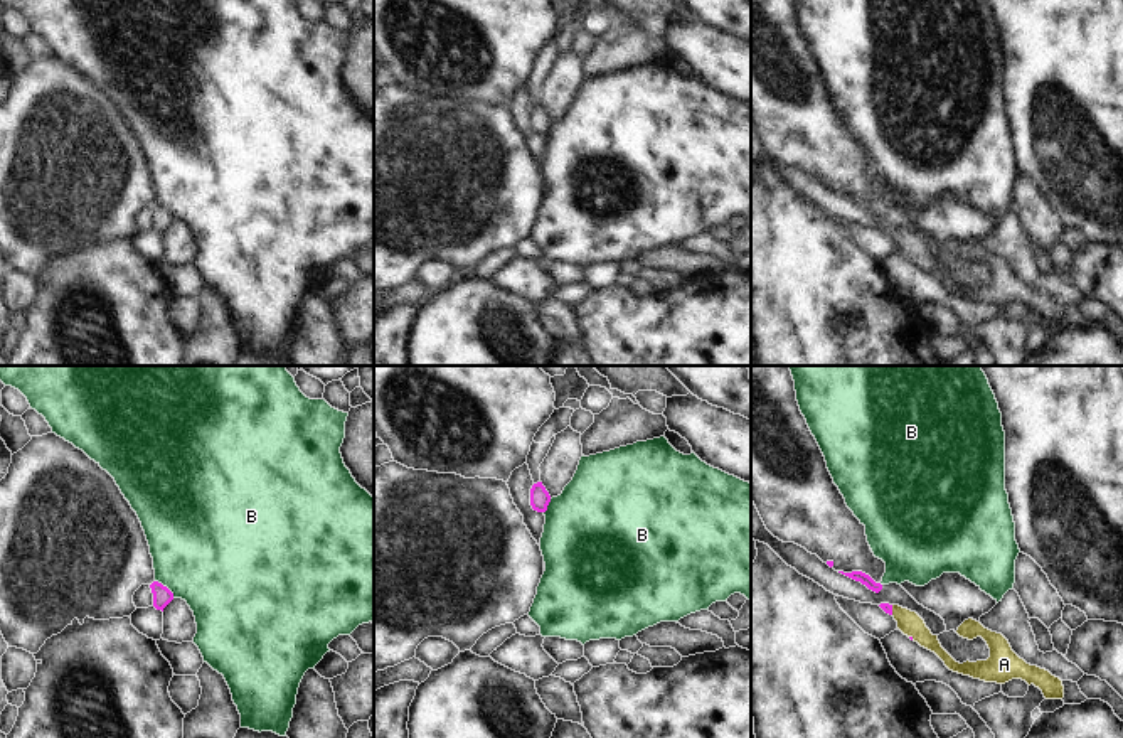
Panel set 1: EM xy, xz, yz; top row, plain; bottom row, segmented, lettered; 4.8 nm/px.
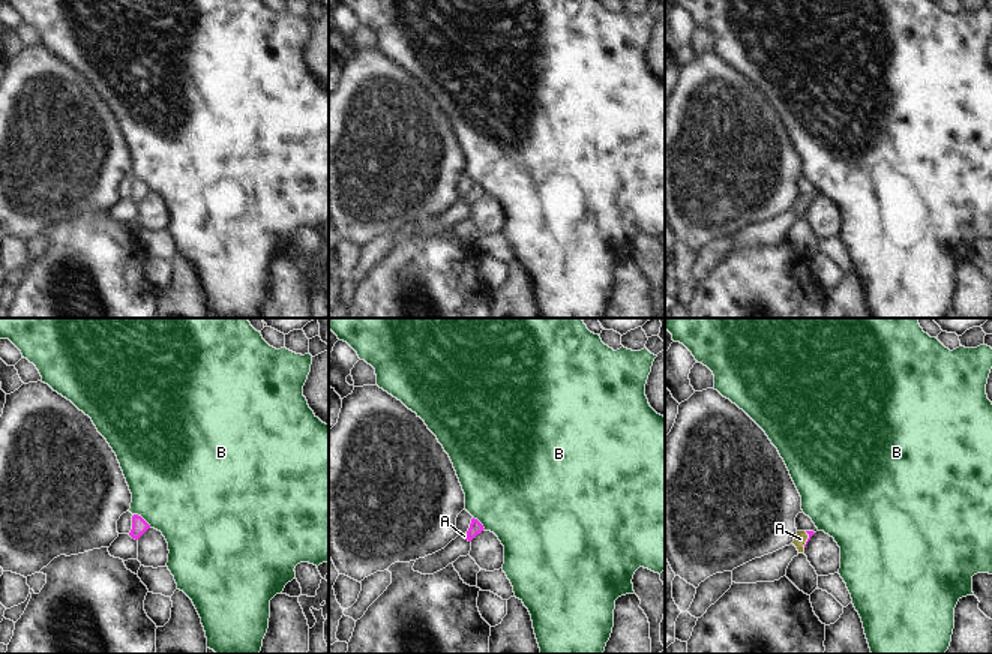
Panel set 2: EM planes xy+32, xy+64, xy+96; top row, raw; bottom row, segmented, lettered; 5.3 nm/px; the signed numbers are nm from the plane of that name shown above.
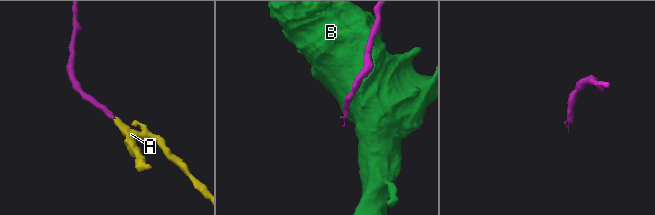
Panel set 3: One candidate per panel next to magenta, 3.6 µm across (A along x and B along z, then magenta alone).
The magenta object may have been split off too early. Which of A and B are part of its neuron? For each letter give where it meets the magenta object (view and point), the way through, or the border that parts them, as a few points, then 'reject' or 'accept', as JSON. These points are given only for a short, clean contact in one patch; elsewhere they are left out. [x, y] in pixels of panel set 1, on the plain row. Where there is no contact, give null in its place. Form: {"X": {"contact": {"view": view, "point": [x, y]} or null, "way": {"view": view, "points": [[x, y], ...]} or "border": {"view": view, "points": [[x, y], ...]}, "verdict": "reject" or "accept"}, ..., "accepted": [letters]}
{"A": {"contact": {"view": "yz", "point": [891, 233]}, "way": {"view": "yz", "points": [[886, 229], [891, 233], [910, 245]]}, "verdict": "accept"}, "B": {"contact": {"view": "xy", "point": [165, 209]}, "verdict": "reject"}, "accepted": ["A"]}

